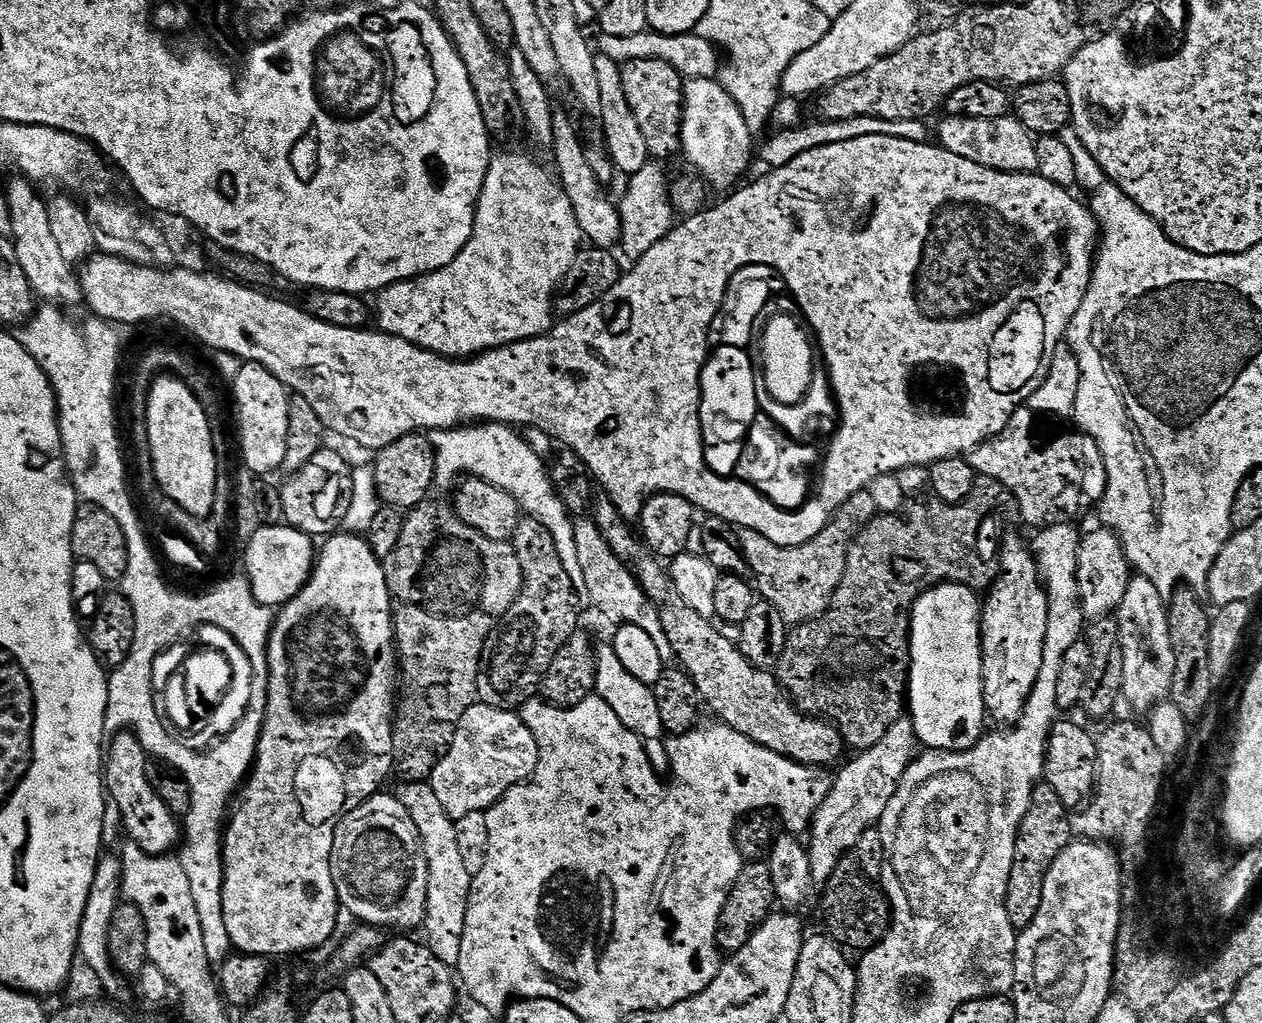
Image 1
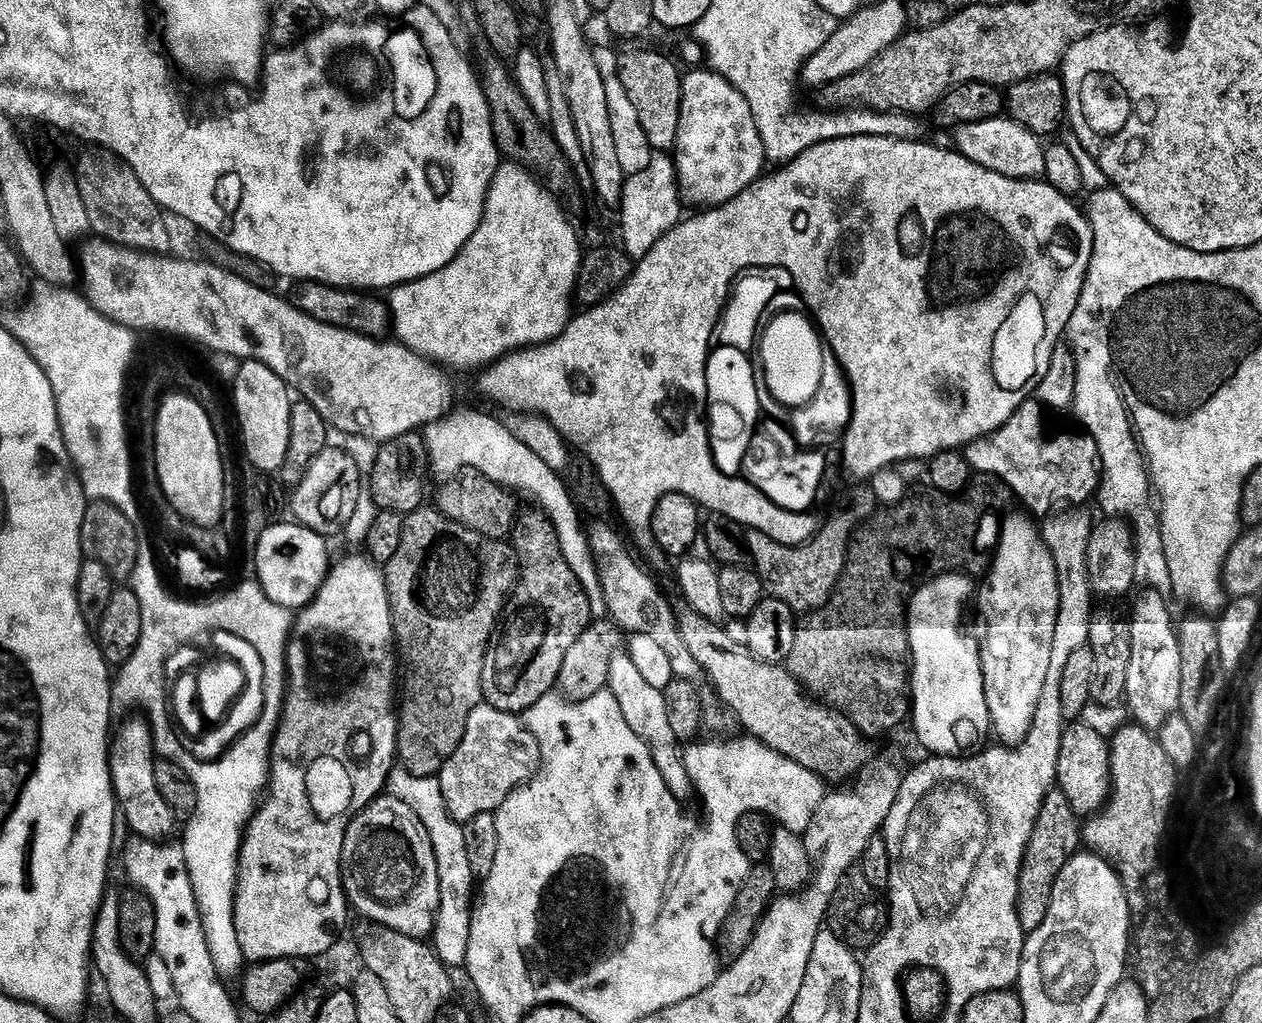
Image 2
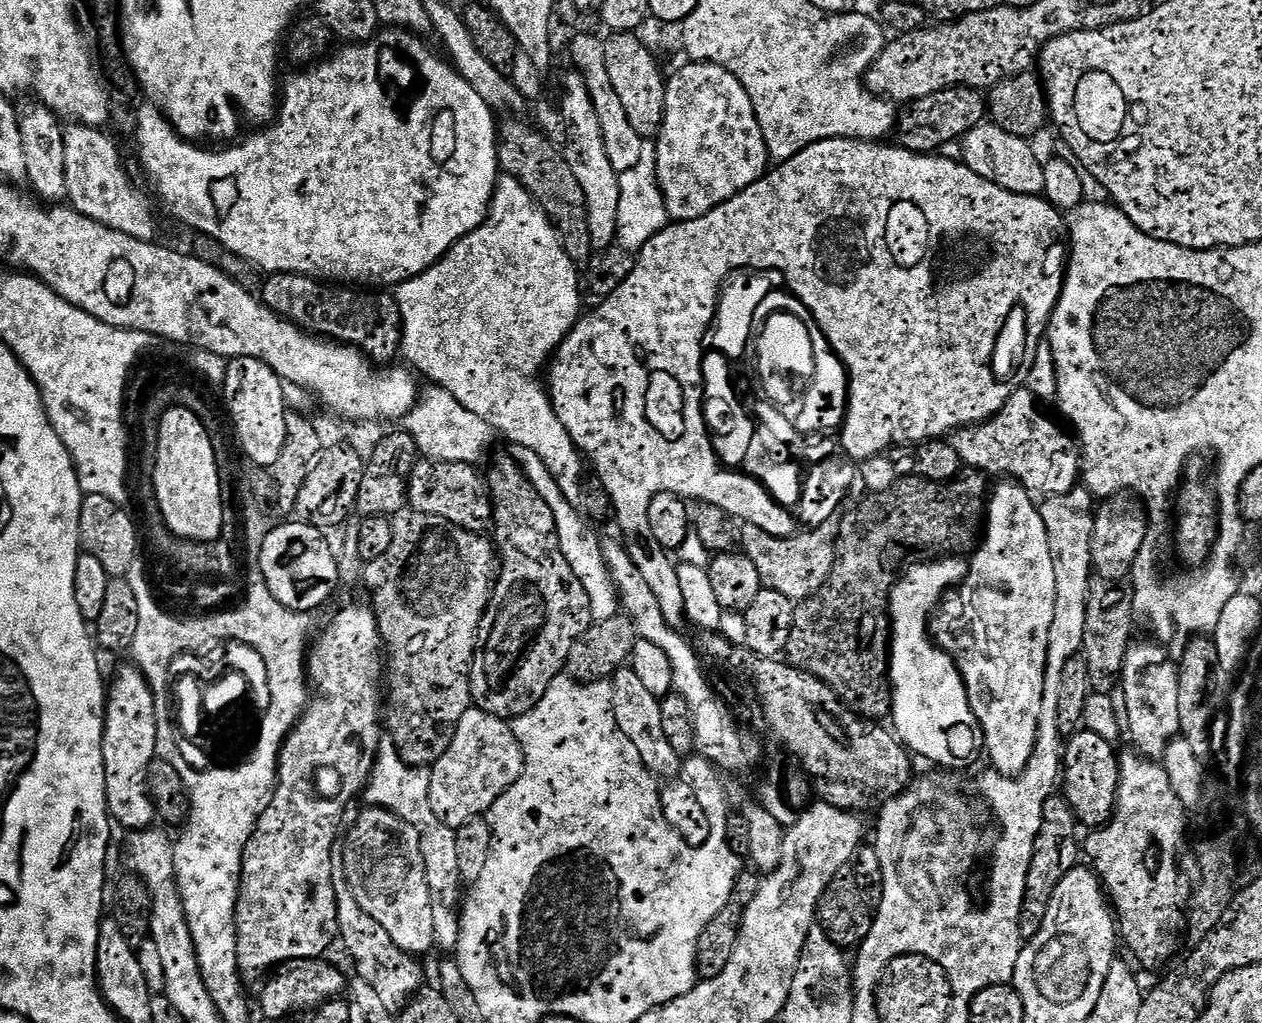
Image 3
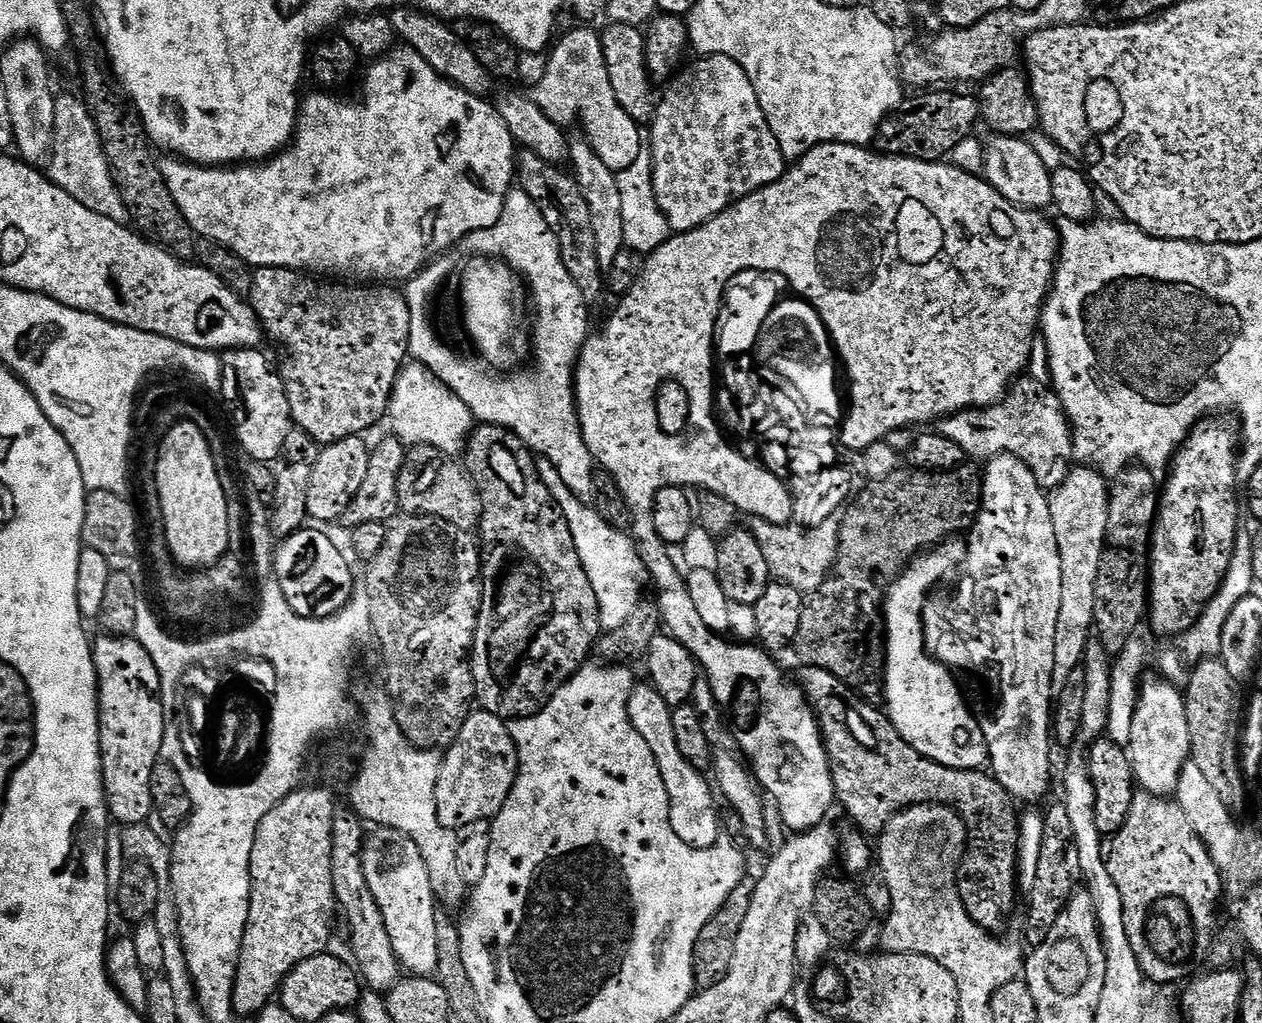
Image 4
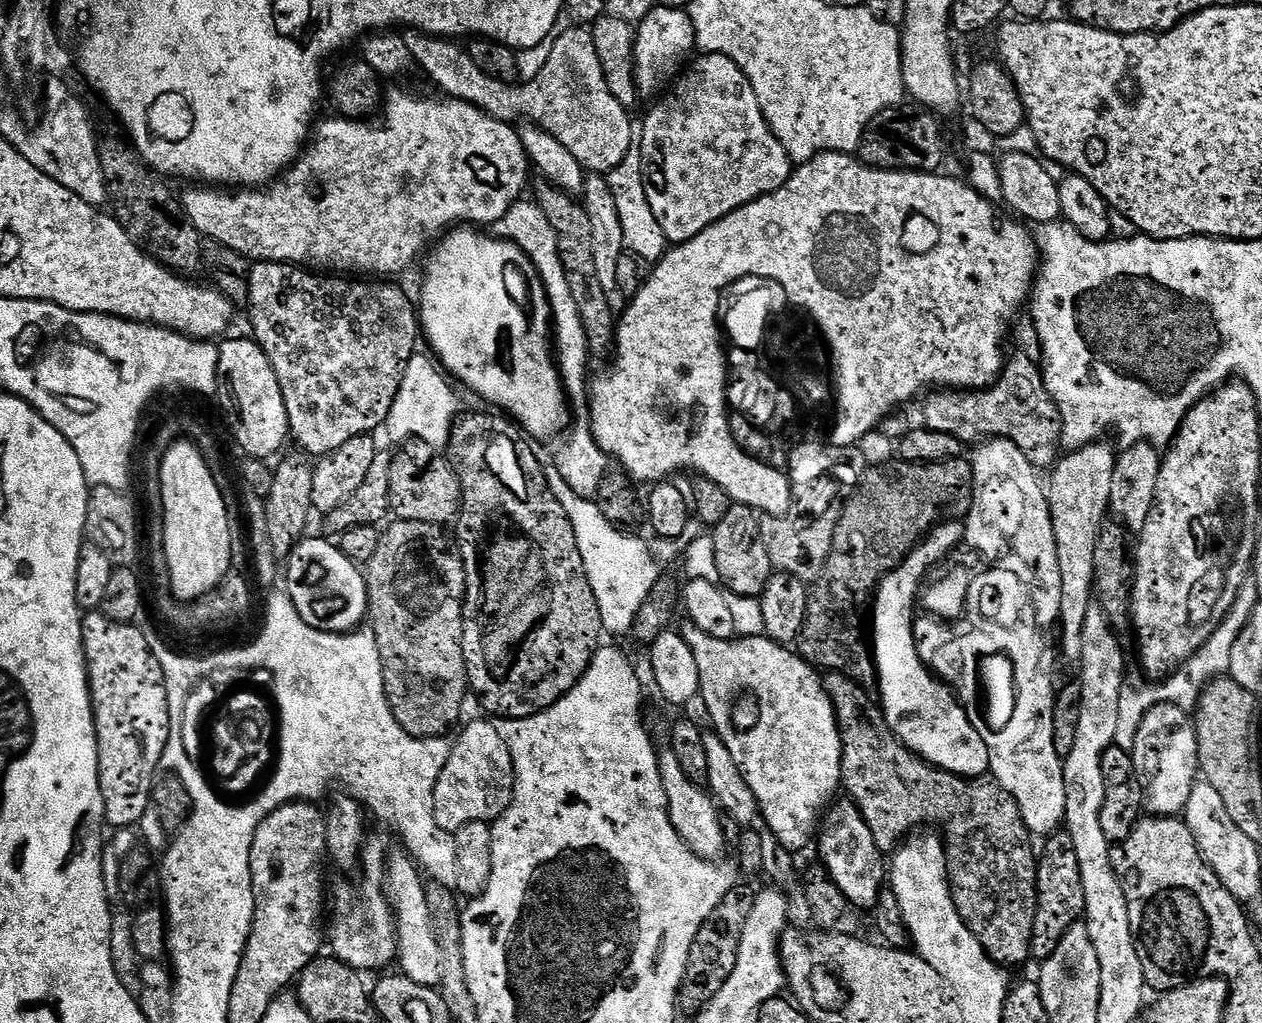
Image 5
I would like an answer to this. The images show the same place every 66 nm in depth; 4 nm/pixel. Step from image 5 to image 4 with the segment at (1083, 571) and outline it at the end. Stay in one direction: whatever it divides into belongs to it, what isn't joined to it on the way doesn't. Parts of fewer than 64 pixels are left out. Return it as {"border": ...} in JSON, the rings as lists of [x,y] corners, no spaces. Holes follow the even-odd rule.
{"border":[[[1076,466],[1068,473],[1066,482],[1049,495],[1051,522],[1062,567],[1062,607],[1058,609],[1058,630],[1054,634],[1052,686],[1056,690],[1066,686],[1070,674],[1083,665],[1085,652],[1094,636],[1094,583],[1106,551],[1109,491],[1107,477],[1094,468]]]}

